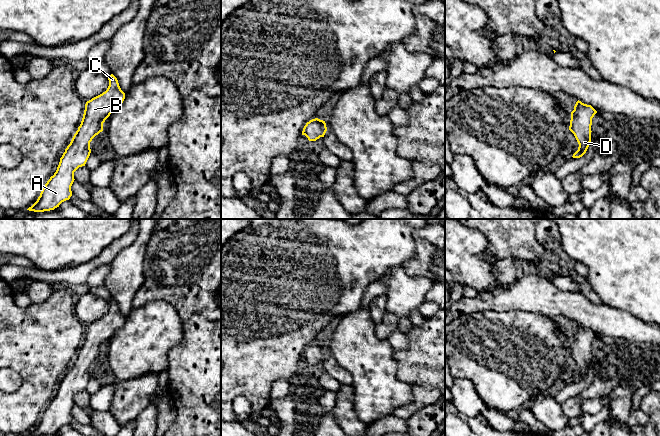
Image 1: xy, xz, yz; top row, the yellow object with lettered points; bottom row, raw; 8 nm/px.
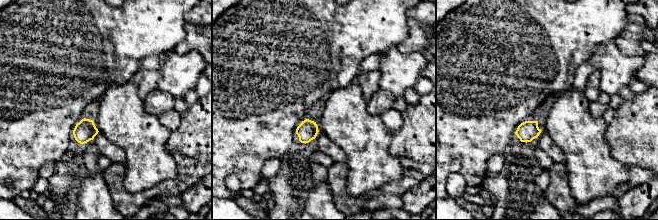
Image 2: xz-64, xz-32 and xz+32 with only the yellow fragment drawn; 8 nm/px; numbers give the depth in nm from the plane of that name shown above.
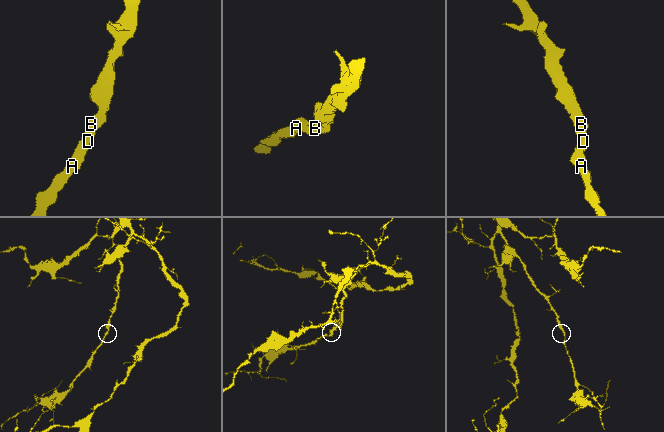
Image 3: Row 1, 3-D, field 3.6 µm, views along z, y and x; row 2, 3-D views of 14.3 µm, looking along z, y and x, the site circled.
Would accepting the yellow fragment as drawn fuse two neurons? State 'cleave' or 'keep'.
keep

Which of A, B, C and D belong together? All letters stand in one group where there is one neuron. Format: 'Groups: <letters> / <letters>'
Groups: A B C D

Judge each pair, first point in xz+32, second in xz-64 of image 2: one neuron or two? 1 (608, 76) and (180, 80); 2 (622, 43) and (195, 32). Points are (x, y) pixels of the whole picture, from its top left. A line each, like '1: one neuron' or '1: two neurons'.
1: one neuron
2: one neuron

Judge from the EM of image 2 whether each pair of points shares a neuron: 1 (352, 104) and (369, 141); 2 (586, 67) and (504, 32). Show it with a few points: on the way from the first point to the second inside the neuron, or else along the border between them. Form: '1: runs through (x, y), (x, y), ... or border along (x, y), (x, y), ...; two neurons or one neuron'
1: runs through (352, 113), (352, 124), (360, 132); one neuron
2: border along (587, 60), (577, 68), (571, 87); two neurons

